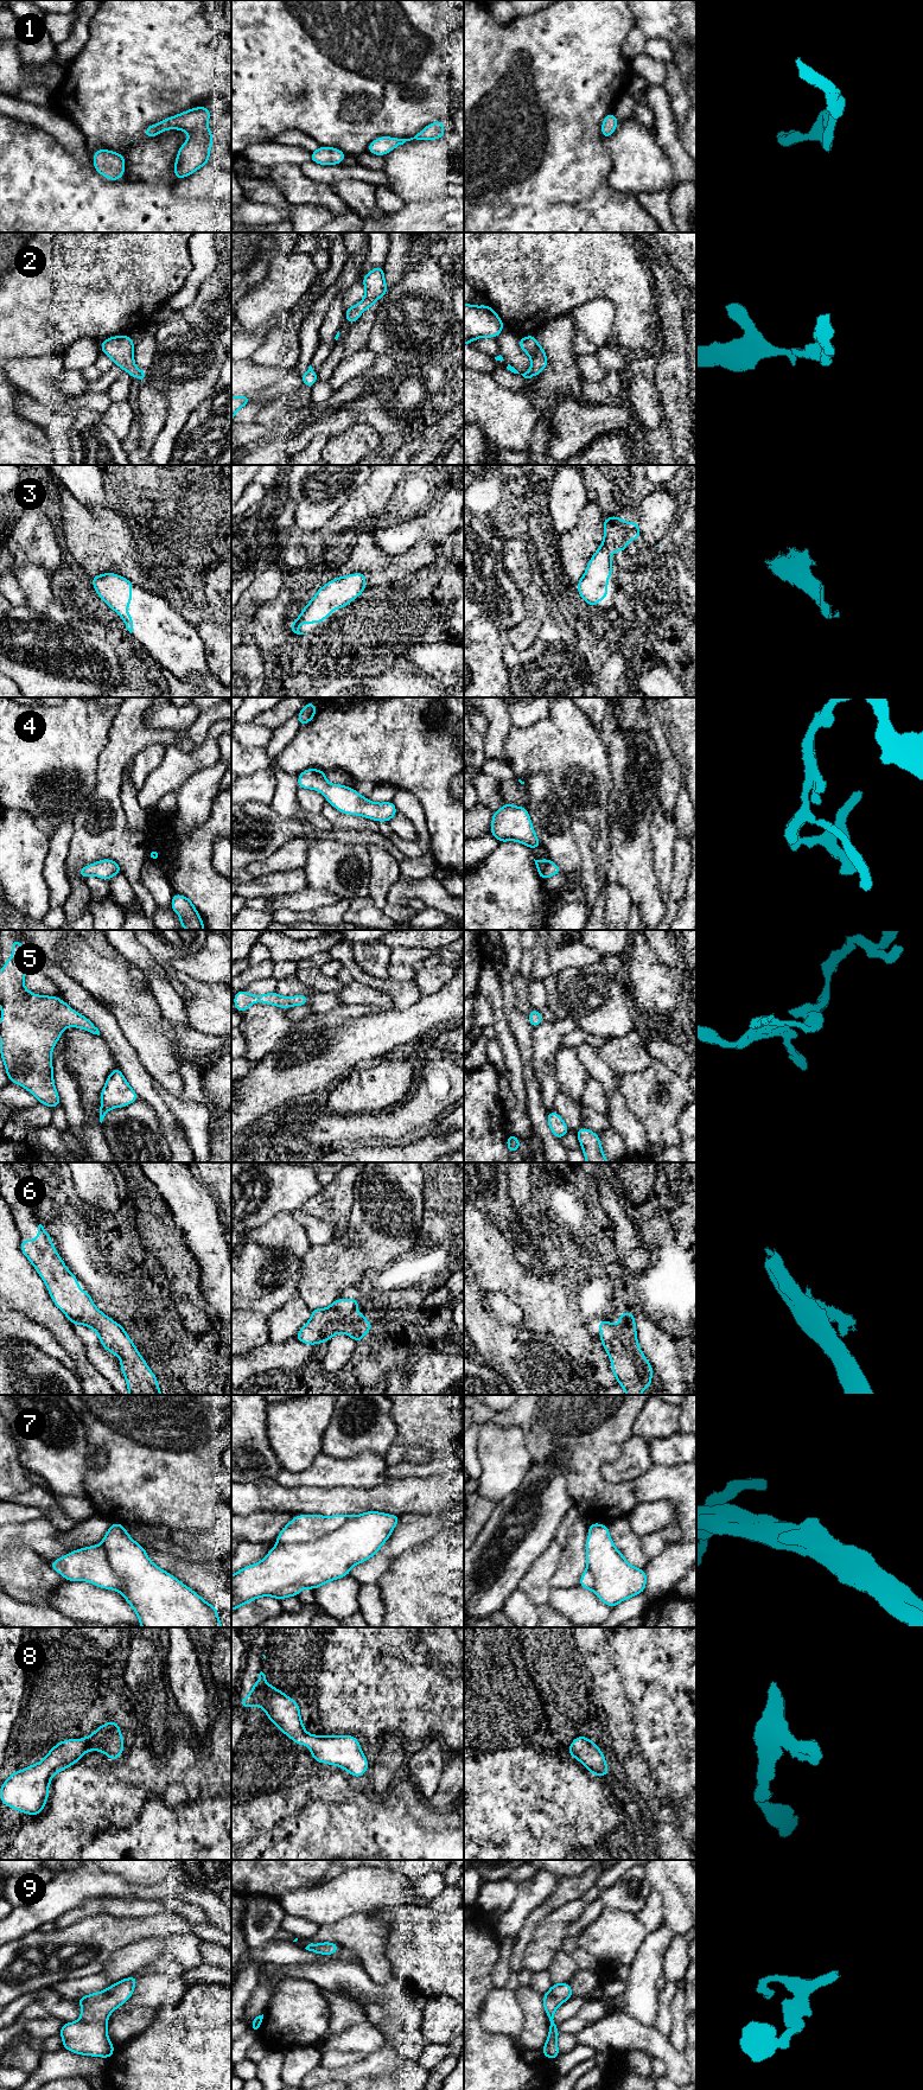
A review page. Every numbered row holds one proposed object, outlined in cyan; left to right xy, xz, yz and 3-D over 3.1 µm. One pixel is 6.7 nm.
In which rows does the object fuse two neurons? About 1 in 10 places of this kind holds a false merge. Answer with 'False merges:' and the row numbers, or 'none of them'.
False merges: none of them

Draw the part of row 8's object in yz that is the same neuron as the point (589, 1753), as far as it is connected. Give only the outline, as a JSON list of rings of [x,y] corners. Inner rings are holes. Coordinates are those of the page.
[[[579,1735],[574,1738],[568,1746],[568,1754],[578,1759],[592,1774],[606,1777],[609,1766],[599,1746],[587,1737]]]

